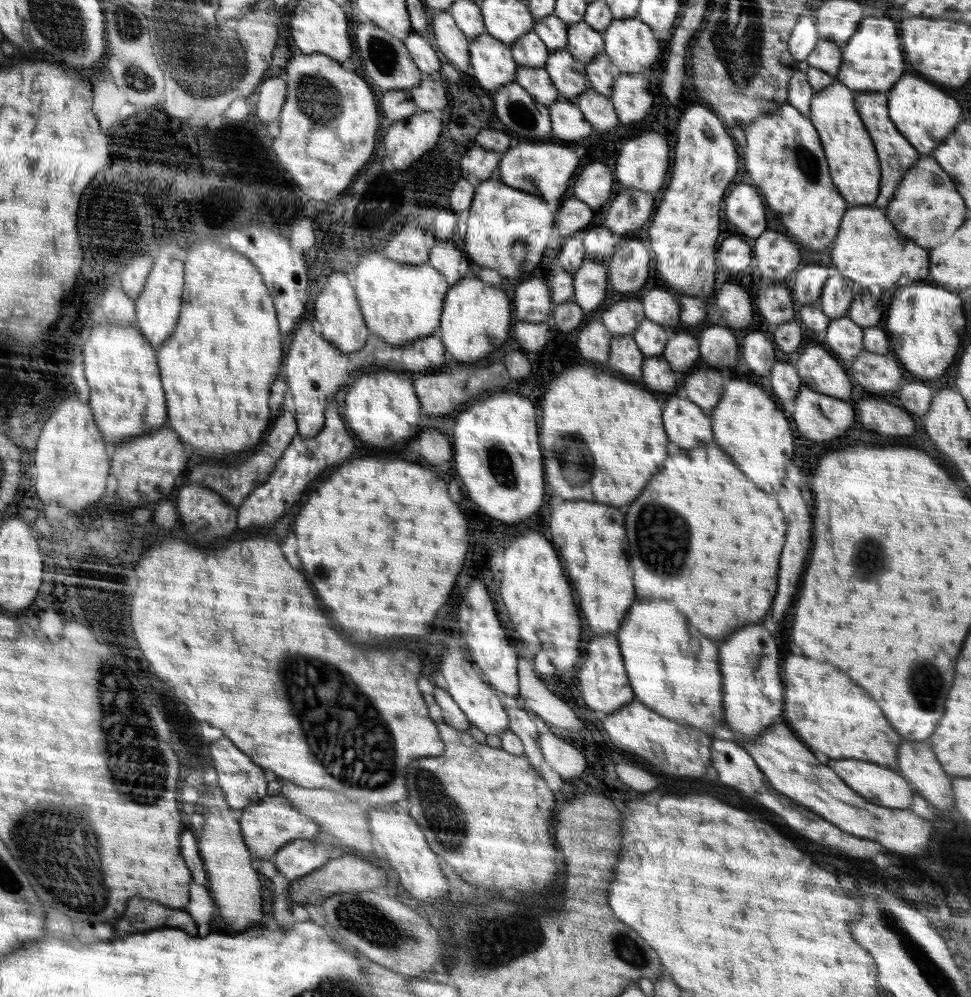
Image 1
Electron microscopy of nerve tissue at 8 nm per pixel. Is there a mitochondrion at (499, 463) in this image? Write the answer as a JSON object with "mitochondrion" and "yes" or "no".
{"mitochondrion":"yes"}

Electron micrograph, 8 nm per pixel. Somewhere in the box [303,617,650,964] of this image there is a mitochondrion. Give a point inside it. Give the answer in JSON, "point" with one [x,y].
{"point":[368,921]}

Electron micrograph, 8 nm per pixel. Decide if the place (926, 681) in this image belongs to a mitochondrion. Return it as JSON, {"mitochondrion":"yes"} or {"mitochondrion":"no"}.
{"mitochondrion":"yes"}

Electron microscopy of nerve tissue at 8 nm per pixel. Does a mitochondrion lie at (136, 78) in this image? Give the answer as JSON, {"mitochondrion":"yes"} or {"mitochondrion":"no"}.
{"mitochondrion":"yes"}

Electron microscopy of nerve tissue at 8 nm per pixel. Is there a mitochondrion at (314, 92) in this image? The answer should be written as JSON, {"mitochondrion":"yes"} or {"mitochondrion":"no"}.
{"mitochondrion":"yes"}

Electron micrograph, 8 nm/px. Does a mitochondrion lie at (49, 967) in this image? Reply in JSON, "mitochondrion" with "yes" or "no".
{"mitochondrion":"no"}

